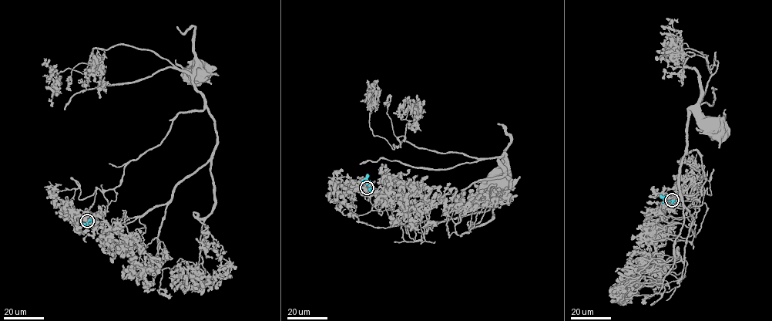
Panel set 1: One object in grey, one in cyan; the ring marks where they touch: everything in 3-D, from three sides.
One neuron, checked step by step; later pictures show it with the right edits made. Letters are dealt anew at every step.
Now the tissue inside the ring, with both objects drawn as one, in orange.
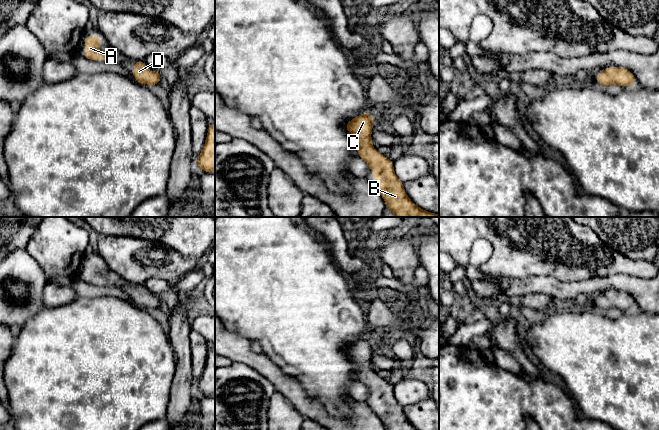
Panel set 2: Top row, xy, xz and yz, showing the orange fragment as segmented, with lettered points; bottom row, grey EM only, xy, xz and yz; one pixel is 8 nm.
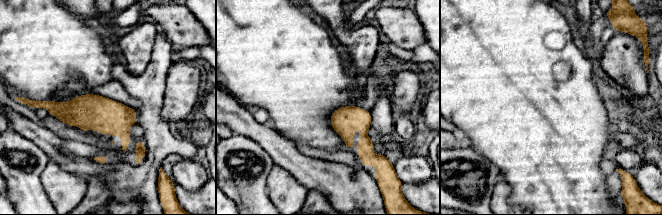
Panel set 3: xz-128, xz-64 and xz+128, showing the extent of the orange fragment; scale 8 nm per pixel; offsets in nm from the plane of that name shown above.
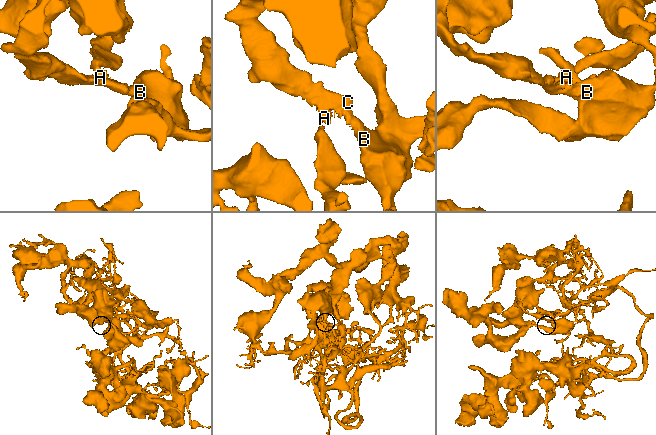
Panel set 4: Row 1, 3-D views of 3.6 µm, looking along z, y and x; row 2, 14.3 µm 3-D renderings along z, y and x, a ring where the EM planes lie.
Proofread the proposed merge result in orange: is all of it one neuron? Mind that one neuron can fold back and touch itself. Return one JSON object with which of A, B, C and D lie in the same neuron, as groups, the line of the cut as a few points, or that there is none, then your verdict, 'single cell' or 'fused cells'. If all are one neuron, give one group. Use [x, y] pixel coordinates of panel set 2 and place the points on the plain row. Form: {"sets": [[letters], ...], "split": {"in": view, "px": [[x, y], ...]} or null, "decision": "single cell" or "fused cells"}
{"sets": [["A", "B", "C", "D"]], "split": null, "decision": "single cell"}

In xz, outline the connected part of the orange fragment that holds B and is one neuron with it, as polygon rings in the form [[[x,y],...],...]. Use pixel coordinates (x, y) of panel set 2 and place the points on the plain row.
[[[366,336],[346,347],[345,353],[359,362],[357,379],[370,390],[375,400],[374,413],[383,421],[386,430],[416,430],[404,415],[404,407],[395,399],[393,386],[373,373],[373,349],[371,336]]]

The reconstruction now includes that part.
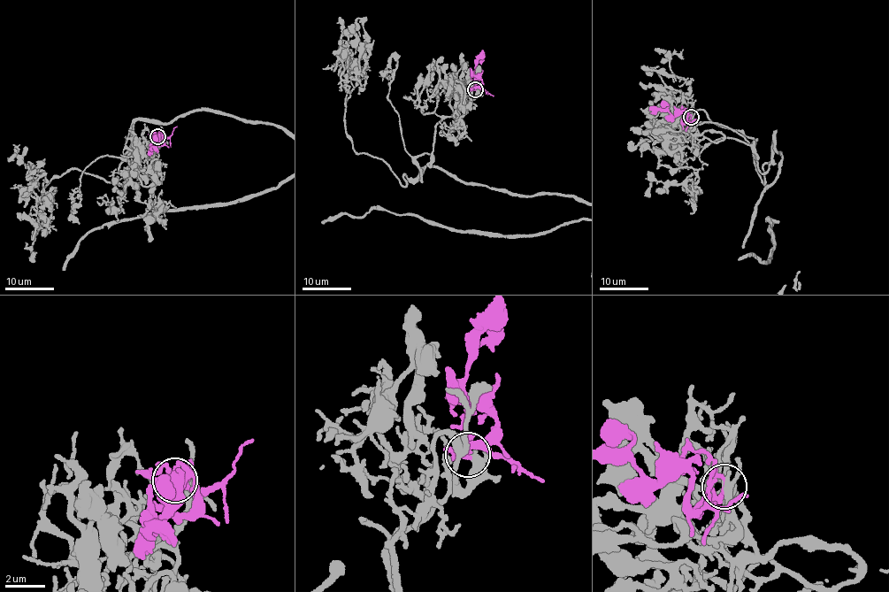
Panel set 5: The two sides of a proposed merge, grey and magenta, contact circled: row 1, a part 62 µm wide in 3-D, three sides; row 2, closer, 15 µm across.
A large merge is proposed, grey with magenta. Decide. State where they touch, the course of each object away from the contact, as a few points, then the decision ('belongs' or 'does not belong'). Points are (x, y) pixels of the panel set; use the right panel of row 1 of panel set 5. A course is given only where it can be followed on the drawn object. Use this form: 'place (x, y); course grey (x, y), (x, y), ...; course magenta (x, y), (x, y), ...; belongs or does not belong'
place (691, 117); course magenta (690, 117), (686, 111), (671, 115), (654, 109), (649, 111); belongs

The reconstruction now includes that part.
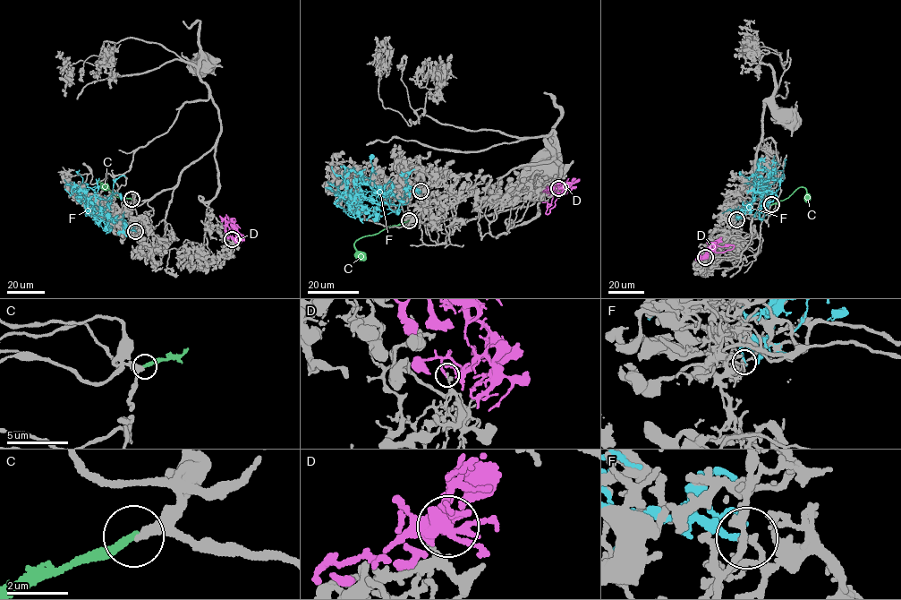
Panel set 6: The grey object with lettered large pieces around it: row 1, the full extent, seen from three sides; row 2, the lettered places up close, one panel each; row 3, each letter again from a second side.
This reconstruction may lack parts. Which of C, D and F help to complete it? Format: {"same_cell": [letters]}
{"same_cell": ["D"]}

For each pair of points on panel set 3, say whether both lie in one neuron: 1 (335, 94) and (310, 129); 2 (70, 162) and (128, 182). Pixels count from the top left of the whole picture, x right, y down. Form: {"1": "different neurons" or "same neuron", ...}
{"1": "same neuron", "2": "same neuron"}

